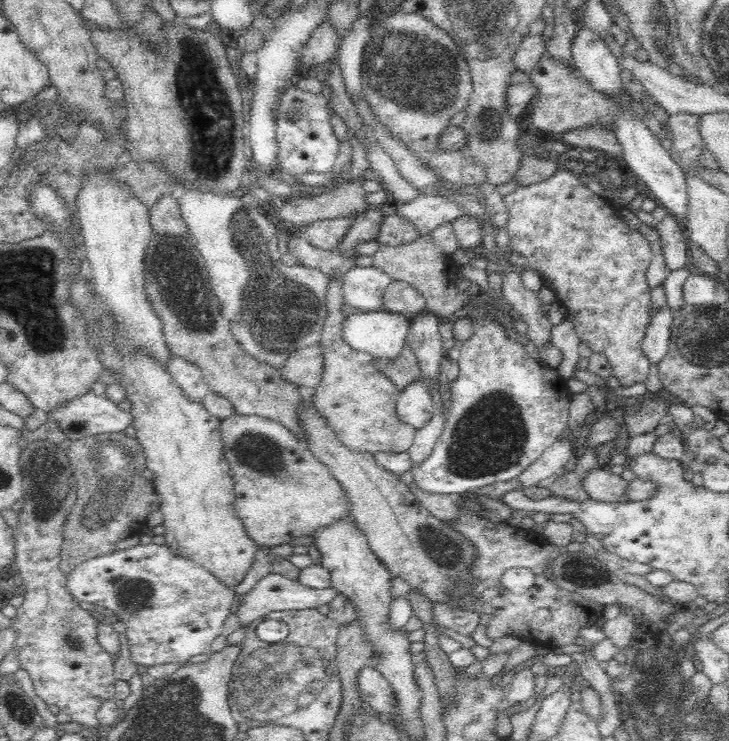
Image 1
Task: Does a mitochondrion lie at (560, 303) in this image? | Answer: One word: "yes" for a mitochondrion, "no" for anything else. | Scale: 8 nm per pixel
no

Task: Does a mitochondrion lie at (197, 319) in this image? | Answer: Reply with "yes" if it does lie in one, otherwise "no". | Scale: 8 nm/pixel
yes

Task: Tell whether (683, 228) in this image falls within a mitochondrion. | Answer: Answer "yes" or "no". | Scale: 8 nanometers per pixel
no

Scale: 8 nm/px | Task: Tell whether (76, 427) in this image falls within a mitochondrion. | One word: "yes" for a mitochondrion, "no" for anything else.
no

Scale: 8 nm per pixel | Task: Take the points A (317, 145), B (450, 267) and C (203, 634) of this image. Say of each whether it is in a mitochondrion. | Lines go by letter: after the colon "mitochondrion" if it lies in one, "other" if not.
A: mitochondrion
B: other
C: other

